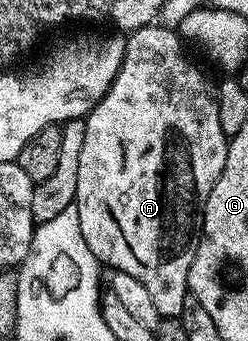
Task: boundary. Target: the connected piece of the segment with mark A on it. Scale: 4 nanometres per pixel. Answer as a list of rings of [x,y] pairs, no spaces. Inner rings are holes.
[[[160,25],[140,27],[138,31],[132,32],[125,39],[125,56],[115,81],[109,86],[108,93],[84,118],[83,153],[79,153],[79,181],[75,200],[79,213],[79,229],[83,229],[83,241],[87,241],[91,253],[95,253],[97,260],[106,268],[131,273],[135,281],[141,282],[147,289],[147,293],[151,293],[151,298],[155,301],[155,309],[159,309],[162,317],[180,316],[187,306],[189,270],[191,261],[195,261],[197,246],[201,240],[201,222],[205,212],[205,202],[219,173],[223,173],[223,165],[227,161],[229,148],[227,137],[223,133],[223,125],[219,125],[219,109],[214,92],[211,87],[209,91],[209,83],[205,80],[204,73],[185,56],[184,46],[186,47],[186,44],[176,30]]]

